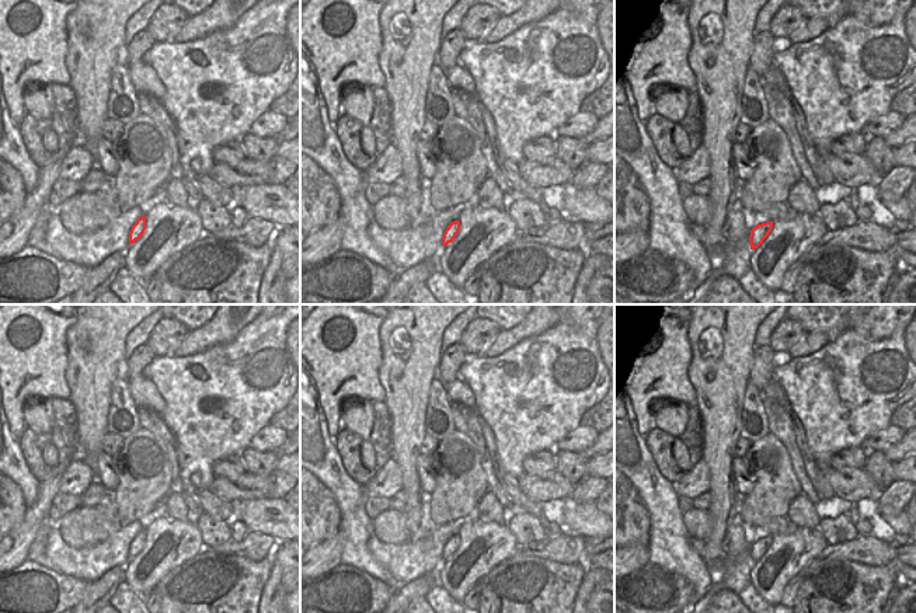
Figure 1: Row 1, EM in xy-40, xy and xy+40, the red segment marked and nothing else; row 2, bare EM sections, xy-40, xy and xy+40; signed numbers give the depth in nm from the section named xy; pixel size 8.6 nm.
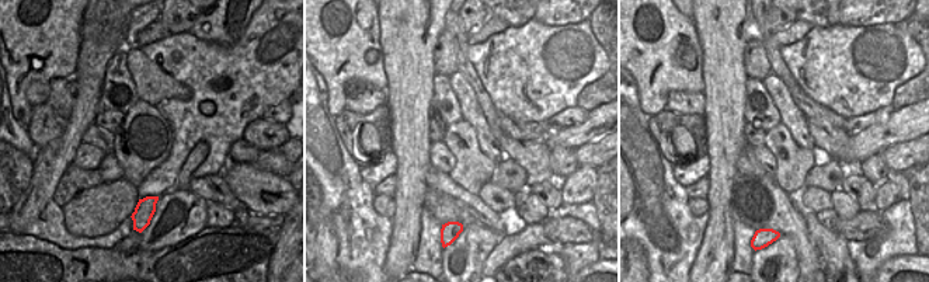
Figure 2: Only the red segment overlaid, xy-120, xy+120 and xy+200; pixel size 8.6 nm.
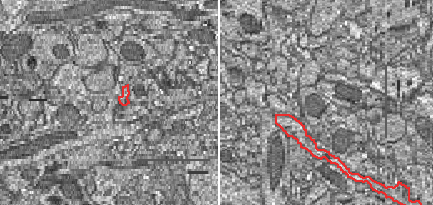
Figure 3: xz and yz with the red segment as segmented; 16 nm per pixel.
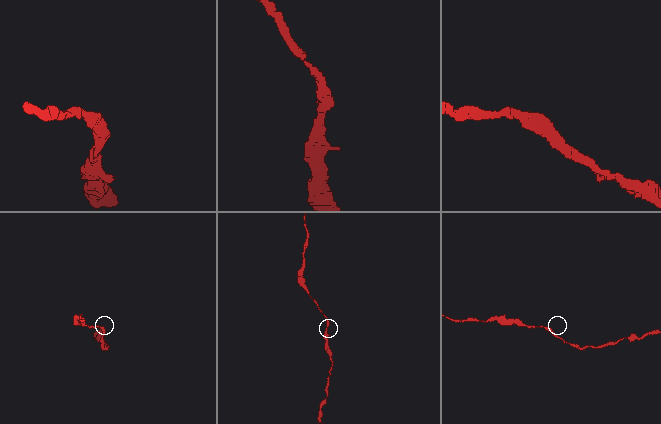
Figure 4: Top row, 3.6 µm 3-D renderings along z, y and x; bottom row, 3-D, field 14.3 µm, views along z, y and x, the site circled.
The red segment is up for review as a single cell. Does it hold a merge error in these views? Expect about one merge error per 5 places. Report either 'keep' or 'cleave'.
keep

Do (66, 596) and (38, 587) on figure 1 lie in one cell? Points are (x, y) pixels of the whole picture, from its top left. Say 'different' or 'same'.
same

